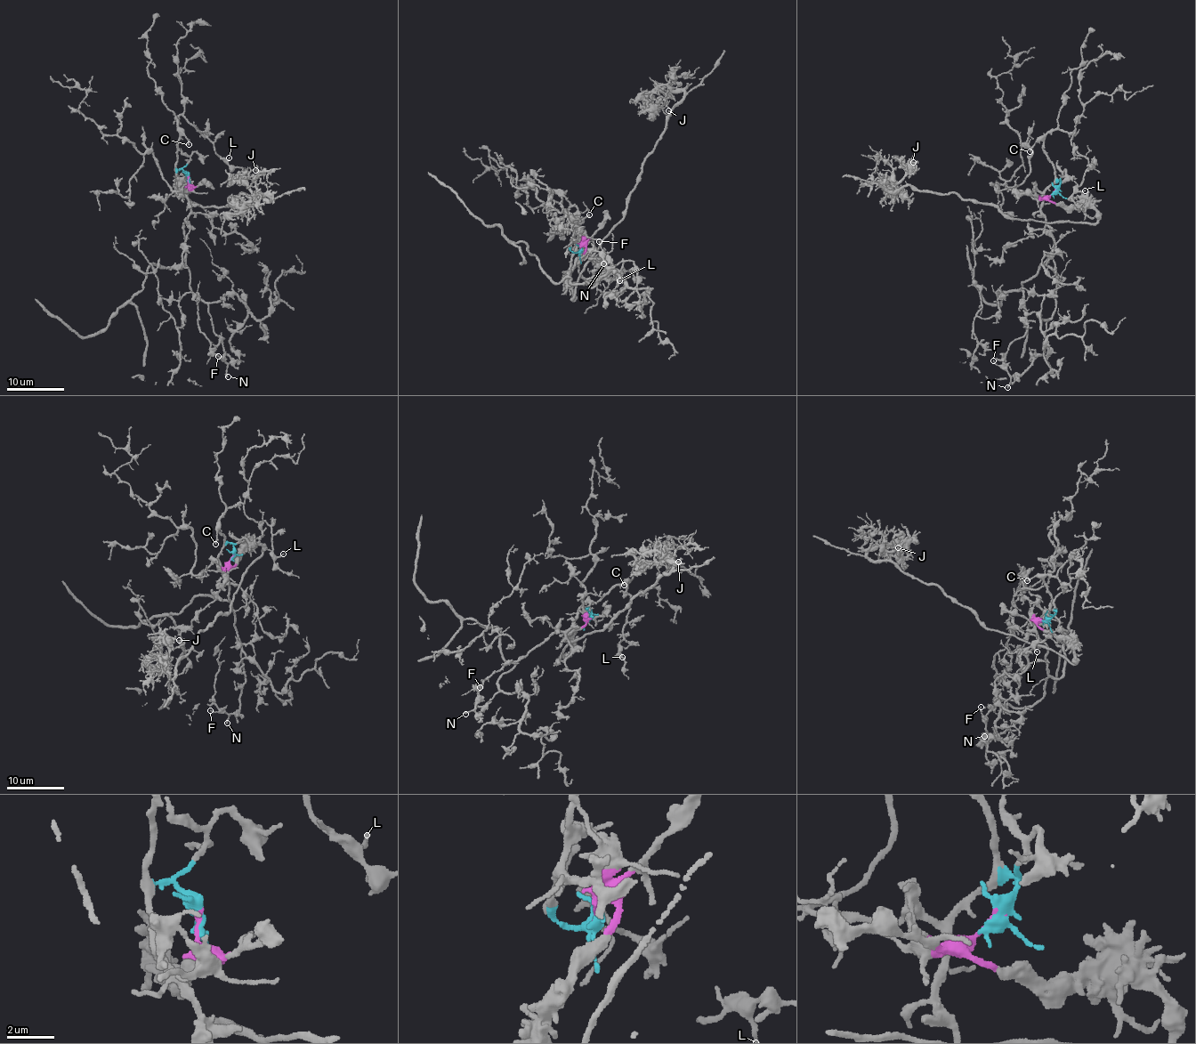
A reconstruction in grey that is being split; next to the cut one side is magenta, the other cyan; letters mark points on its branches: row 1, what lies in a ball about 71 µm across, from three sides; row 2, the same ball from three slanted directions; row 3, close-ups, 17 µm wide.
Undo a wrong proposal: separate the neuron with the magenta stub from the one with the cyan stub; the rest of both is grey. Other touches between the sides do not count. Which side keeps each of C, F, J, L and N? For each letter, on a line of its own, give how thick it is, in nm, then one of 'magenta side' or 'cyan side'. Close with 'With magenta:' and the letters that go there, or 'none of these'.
C: 180 nm thick; cyan side
F: 150 nm thick; cyan side
J: 140 nm thick; magenta side
L: 160 nm thick; cyan side
N: 200 nm thick; cyan side
With magenta: J

